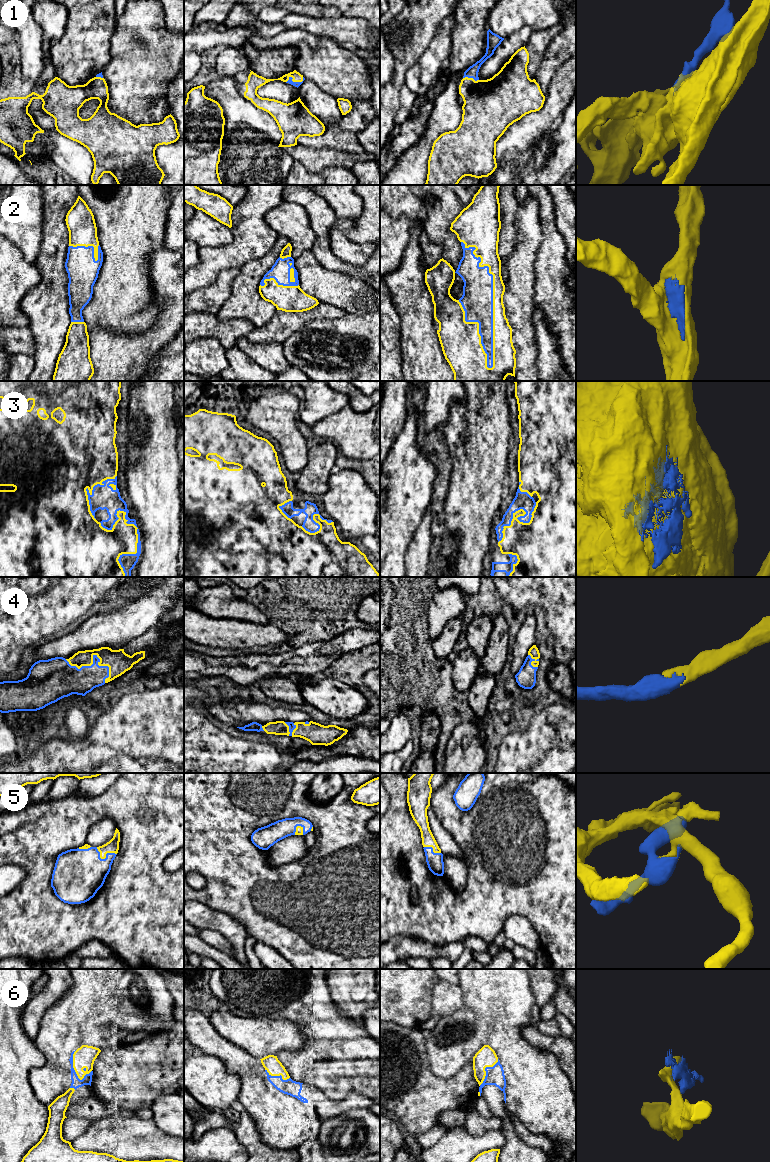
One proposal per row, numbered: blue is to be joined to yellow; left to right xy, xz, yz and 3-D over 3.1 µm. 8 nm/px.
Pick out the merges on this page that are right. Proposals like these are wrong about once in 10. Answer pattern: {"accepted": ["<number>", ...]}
{"accepted": ["1", "2", "3", "4", "5", "6"]}

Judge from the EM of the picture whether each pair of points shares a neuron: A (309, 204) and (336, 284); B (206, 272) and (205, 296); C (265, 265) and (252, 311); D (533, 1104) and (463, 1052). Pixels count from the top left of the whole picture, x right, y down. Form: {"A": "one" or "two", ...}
{"A": "two", "B": "two", "C": "one", "D": "two"}

